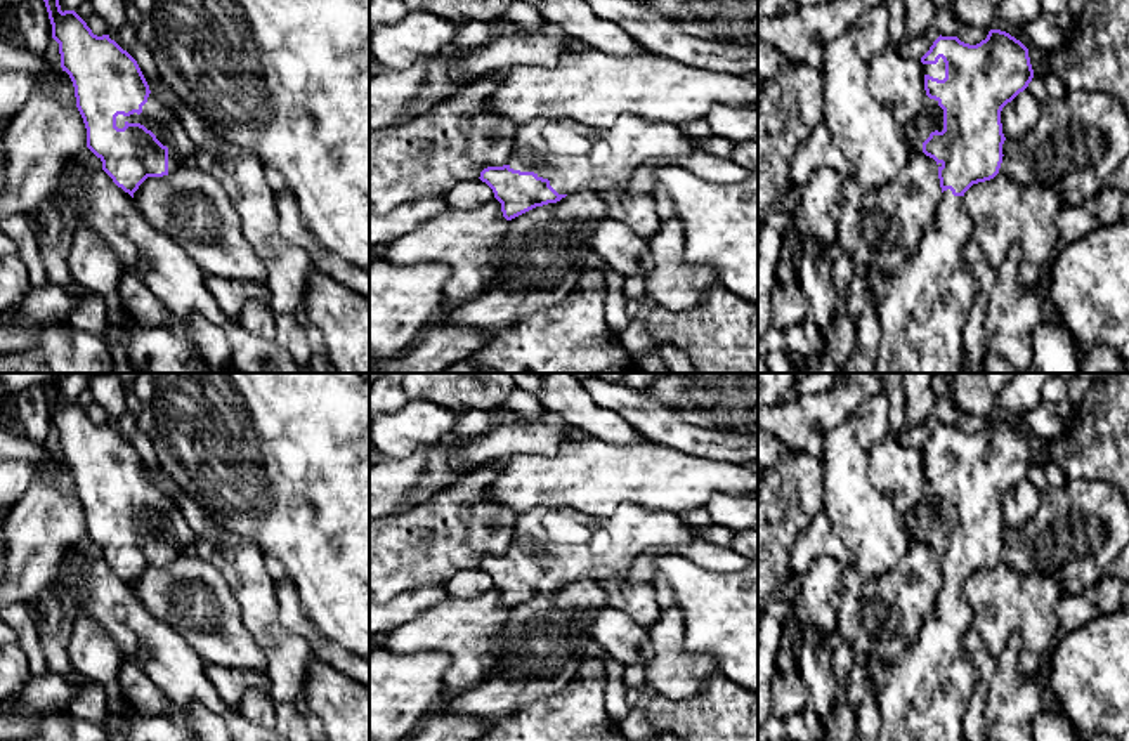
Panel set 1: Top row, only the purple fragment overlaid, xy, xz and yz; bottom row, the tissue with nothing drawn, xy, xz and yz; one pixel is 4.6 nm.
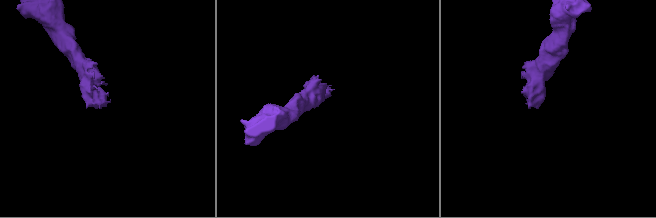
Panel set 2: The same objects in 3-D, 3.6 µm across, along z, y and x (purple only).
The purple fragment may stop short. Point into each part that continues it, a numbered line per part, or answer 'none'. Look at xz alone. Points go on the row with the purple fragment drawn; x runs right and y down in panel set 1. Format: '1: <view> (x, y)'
1: xz (574, 158)

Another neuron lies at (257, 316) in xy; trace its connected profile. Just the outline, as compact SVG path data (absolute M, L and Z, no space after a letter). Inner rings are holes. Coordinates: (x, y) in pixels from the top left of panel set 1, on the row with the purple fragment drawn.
M246 300L239 312L239 323L253 335L276 338L276 319L269 300Z

